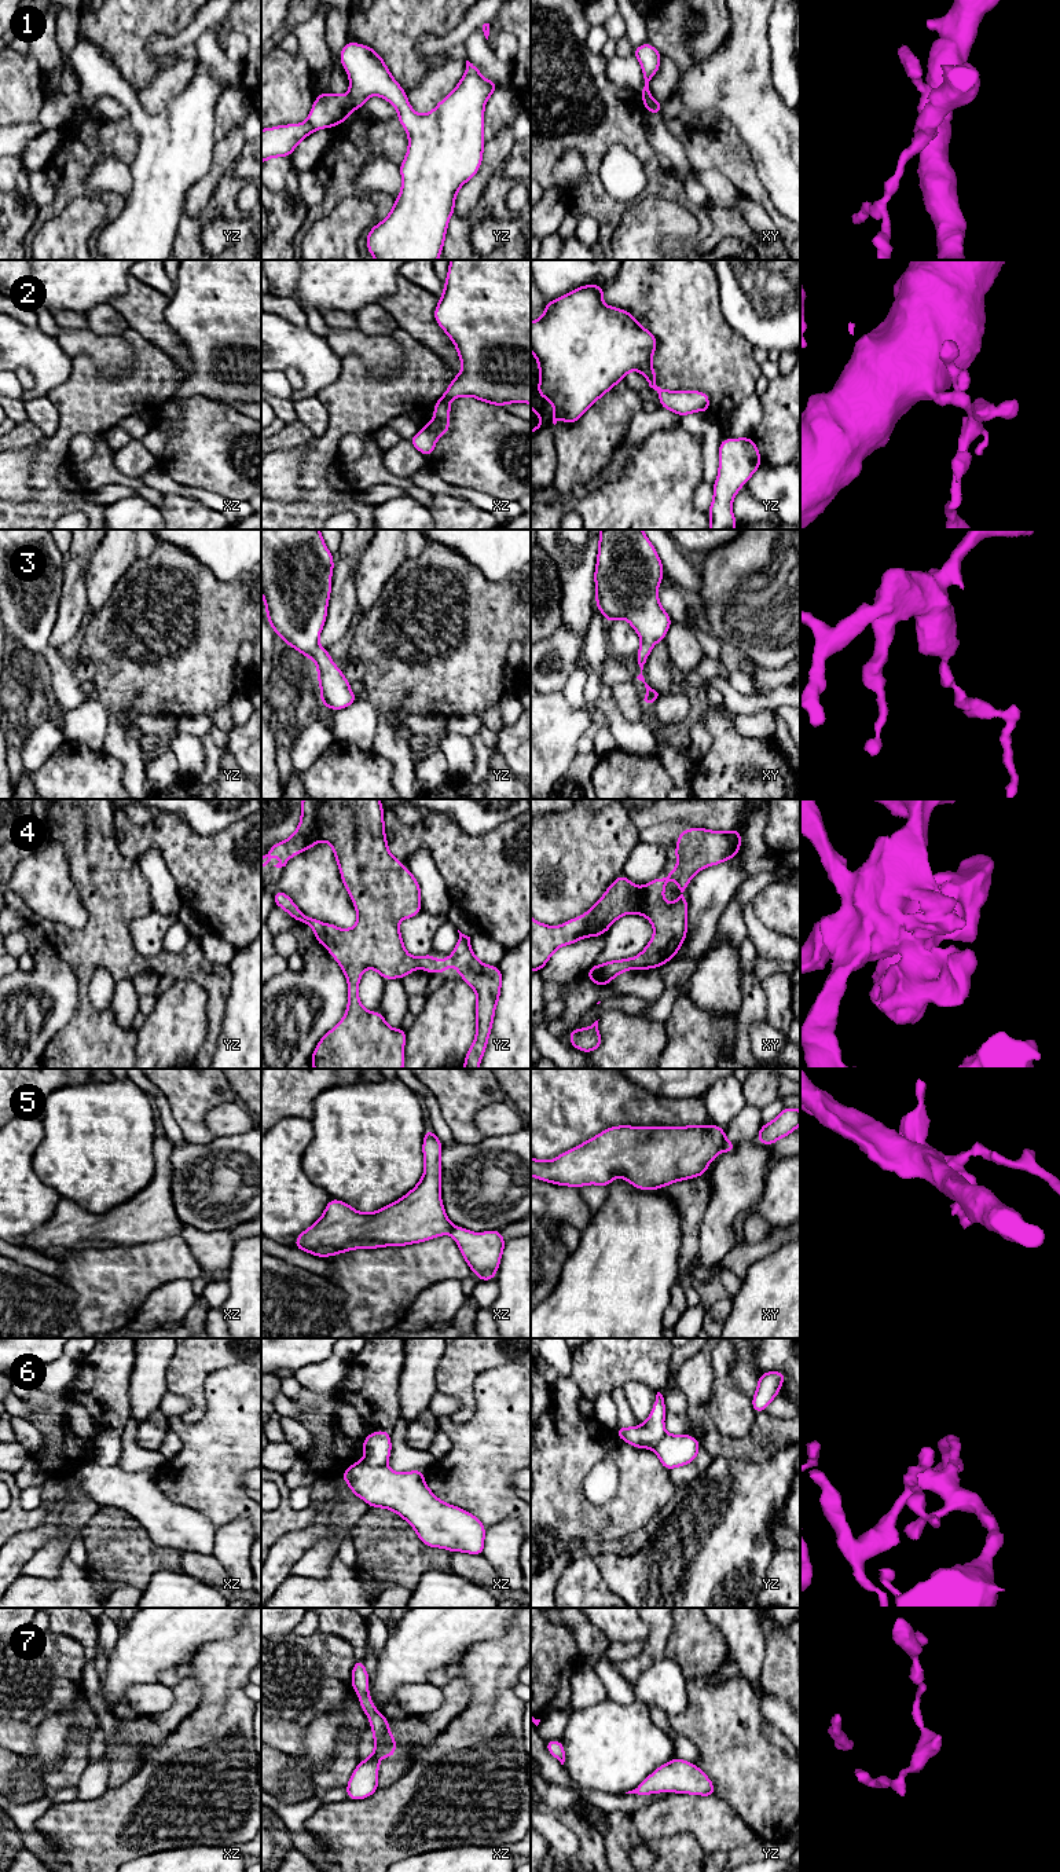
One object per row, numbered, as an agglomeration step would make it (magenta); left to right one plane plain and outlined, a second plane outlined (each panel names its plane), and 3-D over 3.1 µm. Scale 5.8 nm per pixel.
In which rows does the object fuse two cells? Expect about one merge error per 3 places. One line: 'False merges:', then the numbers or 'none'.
False merges: 1, 5, 6

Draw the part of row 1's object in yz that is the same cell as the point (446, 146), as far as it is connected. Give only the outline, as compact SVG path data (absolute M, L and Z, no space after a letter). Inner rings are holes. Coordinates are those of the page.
M348 41L340 62L349 76L349 98L353 107L364 107L366 99L378 95L397 110L397 118L408 133L408 150L399 165L401 190L388 217L367 232L367 250L375 260L437 260L441 254L450 217L455 213L458 190L480 169L484 140L484 107L499 88L483 78L476 65L466 61L466 70L455 89L429 114L417 114L407 92L392 77L384 59L373 48Z

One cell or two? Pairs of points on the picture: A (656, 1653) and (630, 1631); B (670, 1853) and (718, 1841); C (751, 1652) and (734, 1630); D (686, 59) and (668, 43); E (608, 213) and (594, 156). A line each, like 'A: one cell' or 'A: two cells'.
A: two cells
B: two cells
C: one cell
D: one cell
E: one cell

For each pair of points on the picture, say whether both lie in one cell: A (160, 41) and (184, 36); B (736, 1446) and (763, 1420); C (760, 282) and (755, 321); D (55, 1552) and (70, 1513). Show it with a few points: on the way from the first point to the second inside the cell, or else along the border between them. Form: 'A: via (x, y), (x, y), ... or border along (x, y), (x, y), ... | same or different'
A: via (165, 41), (179, 41) | same
B: via (744, 1446), (762, 1428) | same
C: via (760, 292), (760, 311) | same
D: via (65, 1542), (70, 1534), (70, 1523) | same

